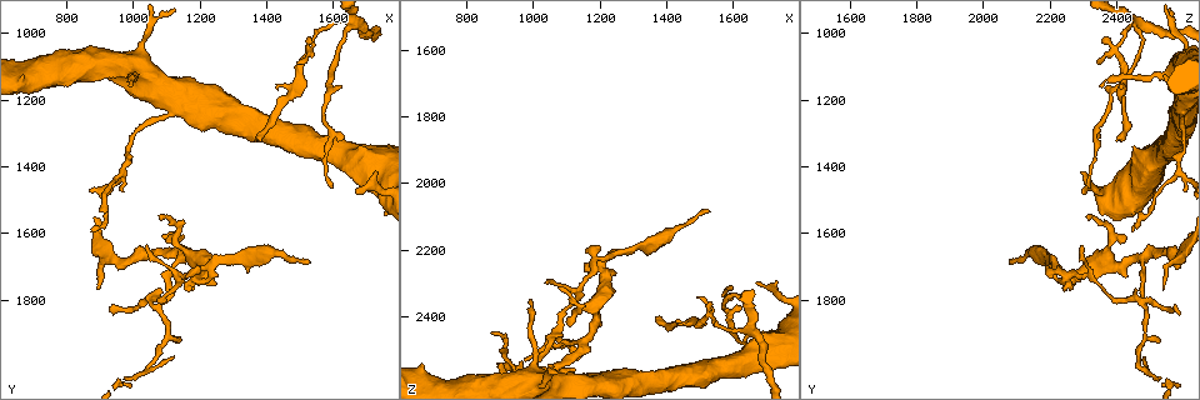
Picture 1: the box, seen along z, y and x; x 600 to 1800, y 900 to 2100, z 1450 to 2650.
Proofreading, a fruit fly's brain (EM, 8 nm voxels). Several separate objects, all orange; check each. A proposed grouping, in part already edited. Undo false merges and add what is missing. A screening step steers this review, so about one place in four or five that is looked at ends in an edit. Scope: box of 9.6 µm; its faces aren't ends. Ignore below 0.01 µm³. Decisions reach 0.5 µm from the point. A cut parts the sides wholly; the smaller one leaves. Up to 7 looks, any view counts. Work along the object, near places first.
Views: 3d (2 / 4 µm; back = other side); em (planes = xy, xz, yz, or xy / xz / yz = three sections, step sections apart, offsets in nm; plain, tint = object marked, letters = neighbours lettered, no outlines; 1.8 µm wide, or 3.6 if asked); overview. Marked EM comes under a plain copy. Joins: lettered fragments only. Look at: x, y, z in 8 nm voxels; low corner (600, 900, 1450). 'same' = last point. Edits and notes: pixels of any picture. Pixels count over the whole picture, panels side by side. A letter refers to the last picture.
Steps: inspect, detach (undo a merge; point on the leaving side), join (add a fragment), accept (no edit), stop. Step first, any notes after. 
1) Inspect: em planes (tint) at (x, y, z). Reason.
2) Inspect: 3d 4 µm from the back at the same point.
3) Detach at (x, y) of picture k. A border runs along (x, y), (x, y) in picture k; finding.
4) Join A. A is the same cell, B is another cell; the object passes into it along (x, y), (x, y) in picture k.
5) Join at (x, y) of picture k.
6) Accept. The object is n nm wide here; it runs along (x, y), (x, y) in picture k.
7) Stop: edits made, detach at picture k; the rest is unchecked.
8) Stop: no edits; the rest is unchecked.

Inspect: 3d 2 µm at (1360, 1320, 2420).

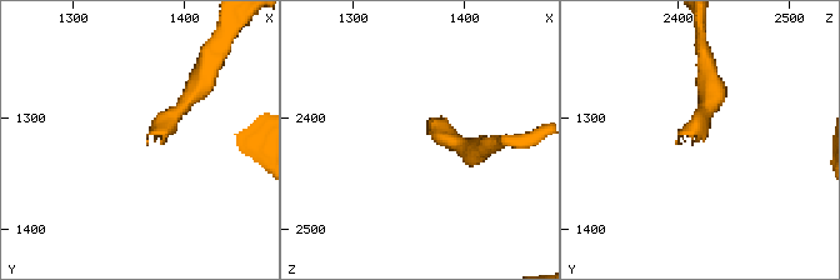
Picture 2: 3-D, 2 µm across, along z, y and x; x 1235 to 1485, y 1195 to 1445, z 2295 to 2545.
Inspect: em planes (letters) at (1364, 1322, 2414). Shape alone is not enough.

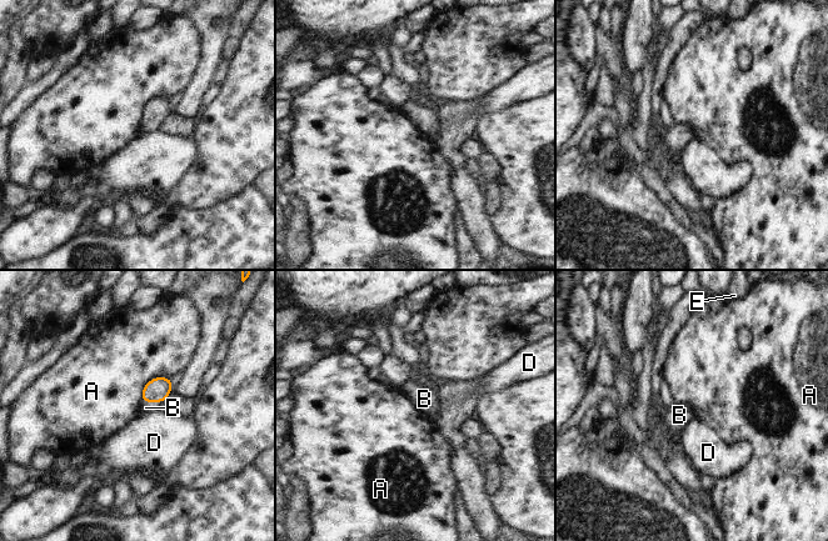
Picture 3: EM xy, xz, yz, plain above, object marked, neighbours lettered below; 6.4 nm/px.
Join at (145, 407) of picture 3. The object is 130 nm wide here; B is the same cell, A, D and E are other cells; the object passes into it along (156, 390), (151, 401), (145, 407) in picture 3; the neuron continues.

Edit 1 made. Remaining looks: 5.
Inspect: 3d 2 µm at (1660, 1470, 2310). Tapers out.

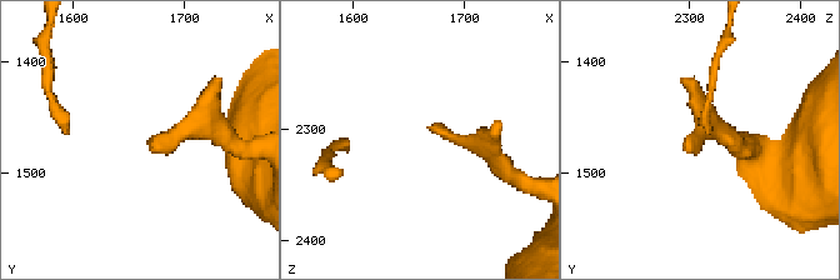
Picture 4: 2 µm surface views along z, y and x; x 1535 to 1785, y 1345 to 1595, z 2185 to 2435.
Inspect: em xz step 8 (letters) at (1672, 1478, 2306). Need the tissue.

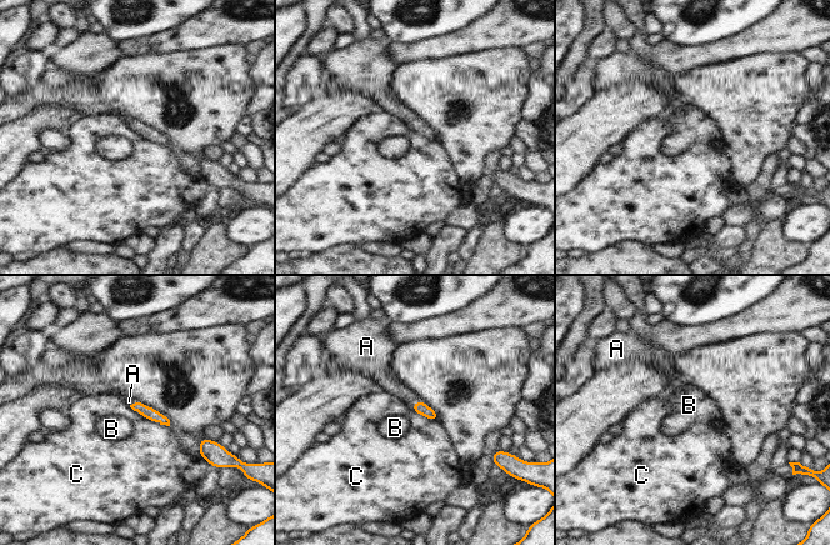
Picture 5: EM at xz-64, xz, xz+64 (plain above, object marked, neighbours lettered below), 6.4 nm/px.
Inspect: em planes (letters) at the same point.

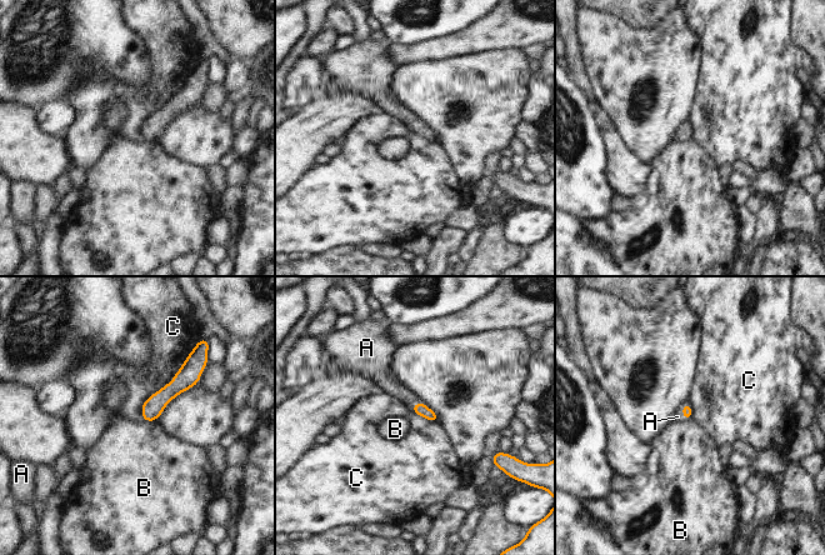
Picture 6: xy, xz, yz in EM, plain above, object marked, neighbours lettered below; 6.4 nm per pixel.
Join at (385, 383) of picture 6. The longest contact is with C, 220 nm; A is the same cell, B and C are other cells; the neuron continues.

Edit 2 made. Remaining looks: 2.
Stop: edits made, join at picture 3, join at picture 6; the rest is unchecked.

